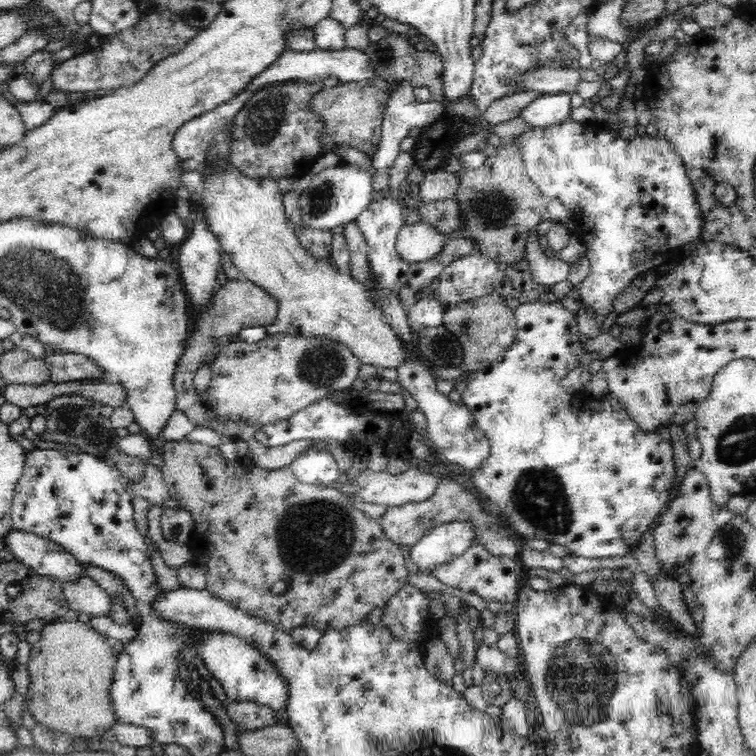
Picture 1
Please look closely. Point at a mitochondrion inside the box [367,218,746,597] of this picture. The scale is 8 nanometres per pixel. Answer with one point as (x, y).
(542, 497)

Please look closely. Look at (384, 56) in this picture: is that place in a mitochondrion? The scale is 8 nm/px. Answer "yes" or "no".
yes

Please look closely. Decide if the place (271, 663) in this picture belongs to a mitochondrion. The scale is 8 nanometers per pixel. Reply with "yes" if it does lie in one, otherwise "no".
no

